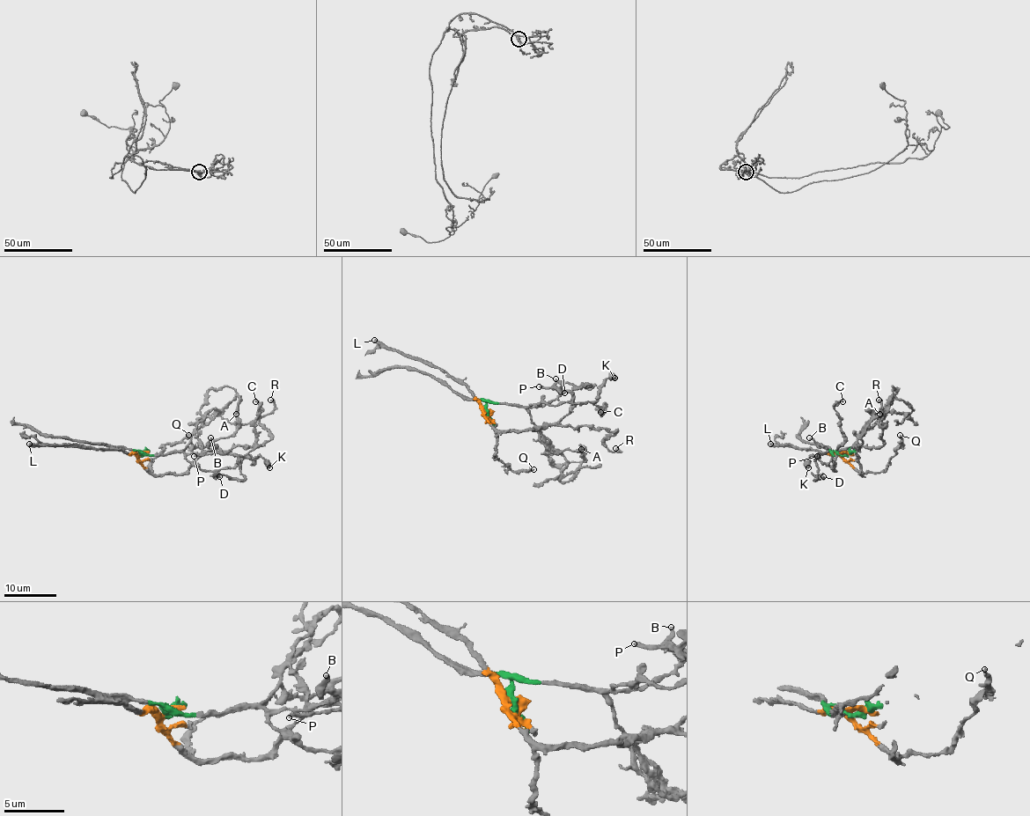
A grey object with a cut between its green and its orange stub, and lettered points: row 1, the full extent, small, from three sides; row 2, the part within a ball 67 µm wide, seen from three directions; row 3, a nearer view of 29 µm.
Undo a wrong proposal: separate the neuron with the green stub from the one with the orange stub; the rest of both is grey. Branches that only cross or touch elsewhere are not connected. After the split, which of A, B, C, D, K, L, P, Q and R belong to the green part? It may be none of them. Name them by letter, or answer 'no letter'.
A, B, C, K

